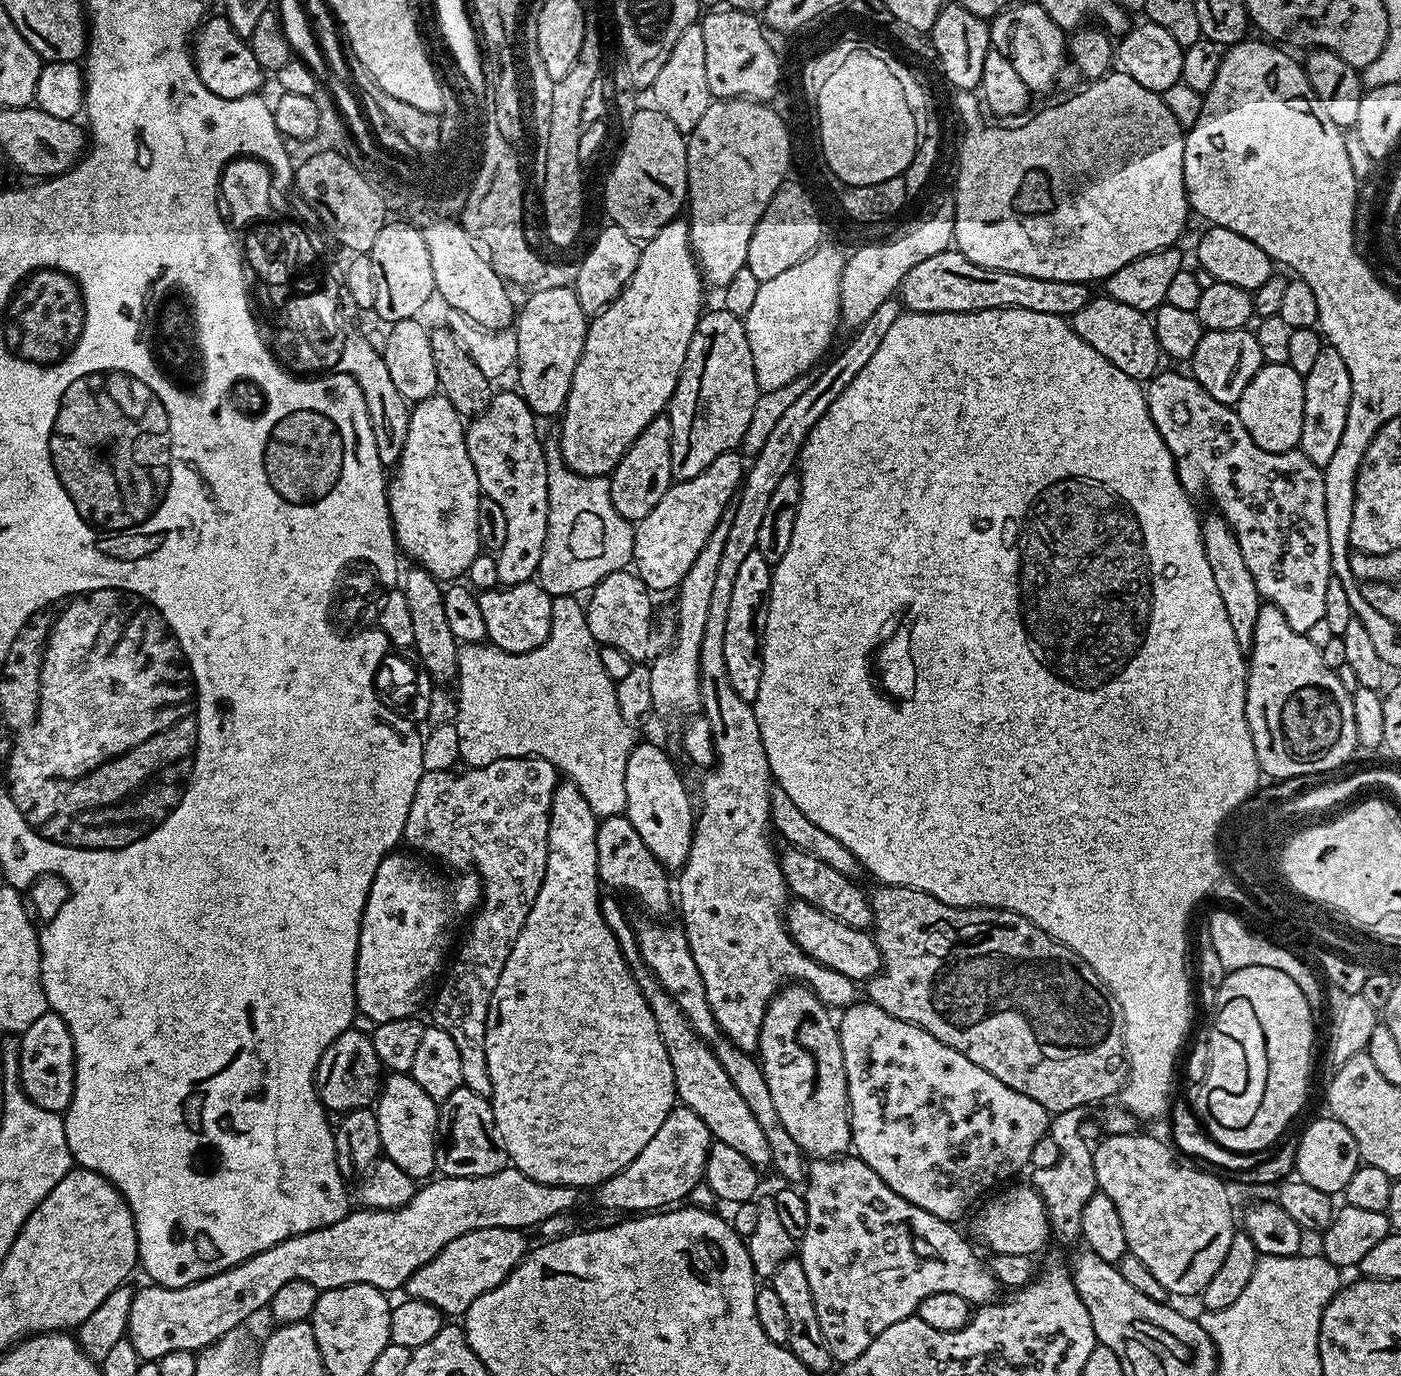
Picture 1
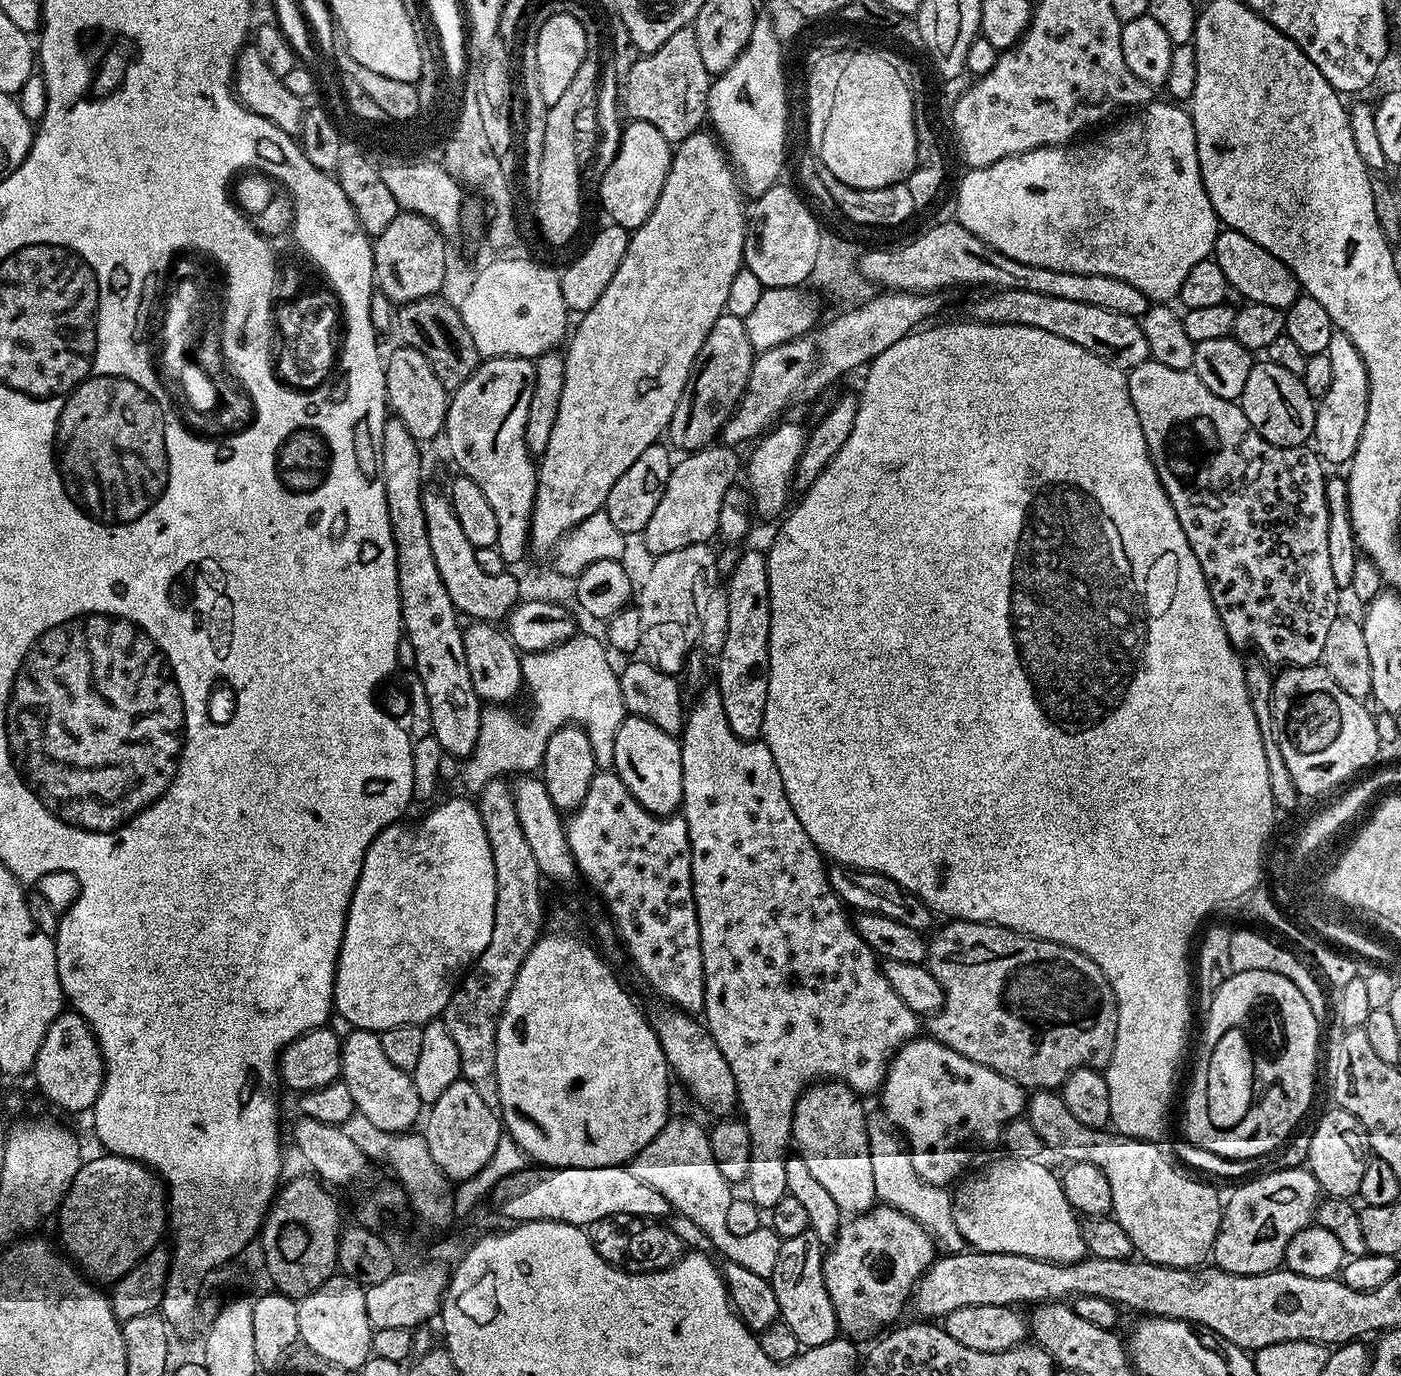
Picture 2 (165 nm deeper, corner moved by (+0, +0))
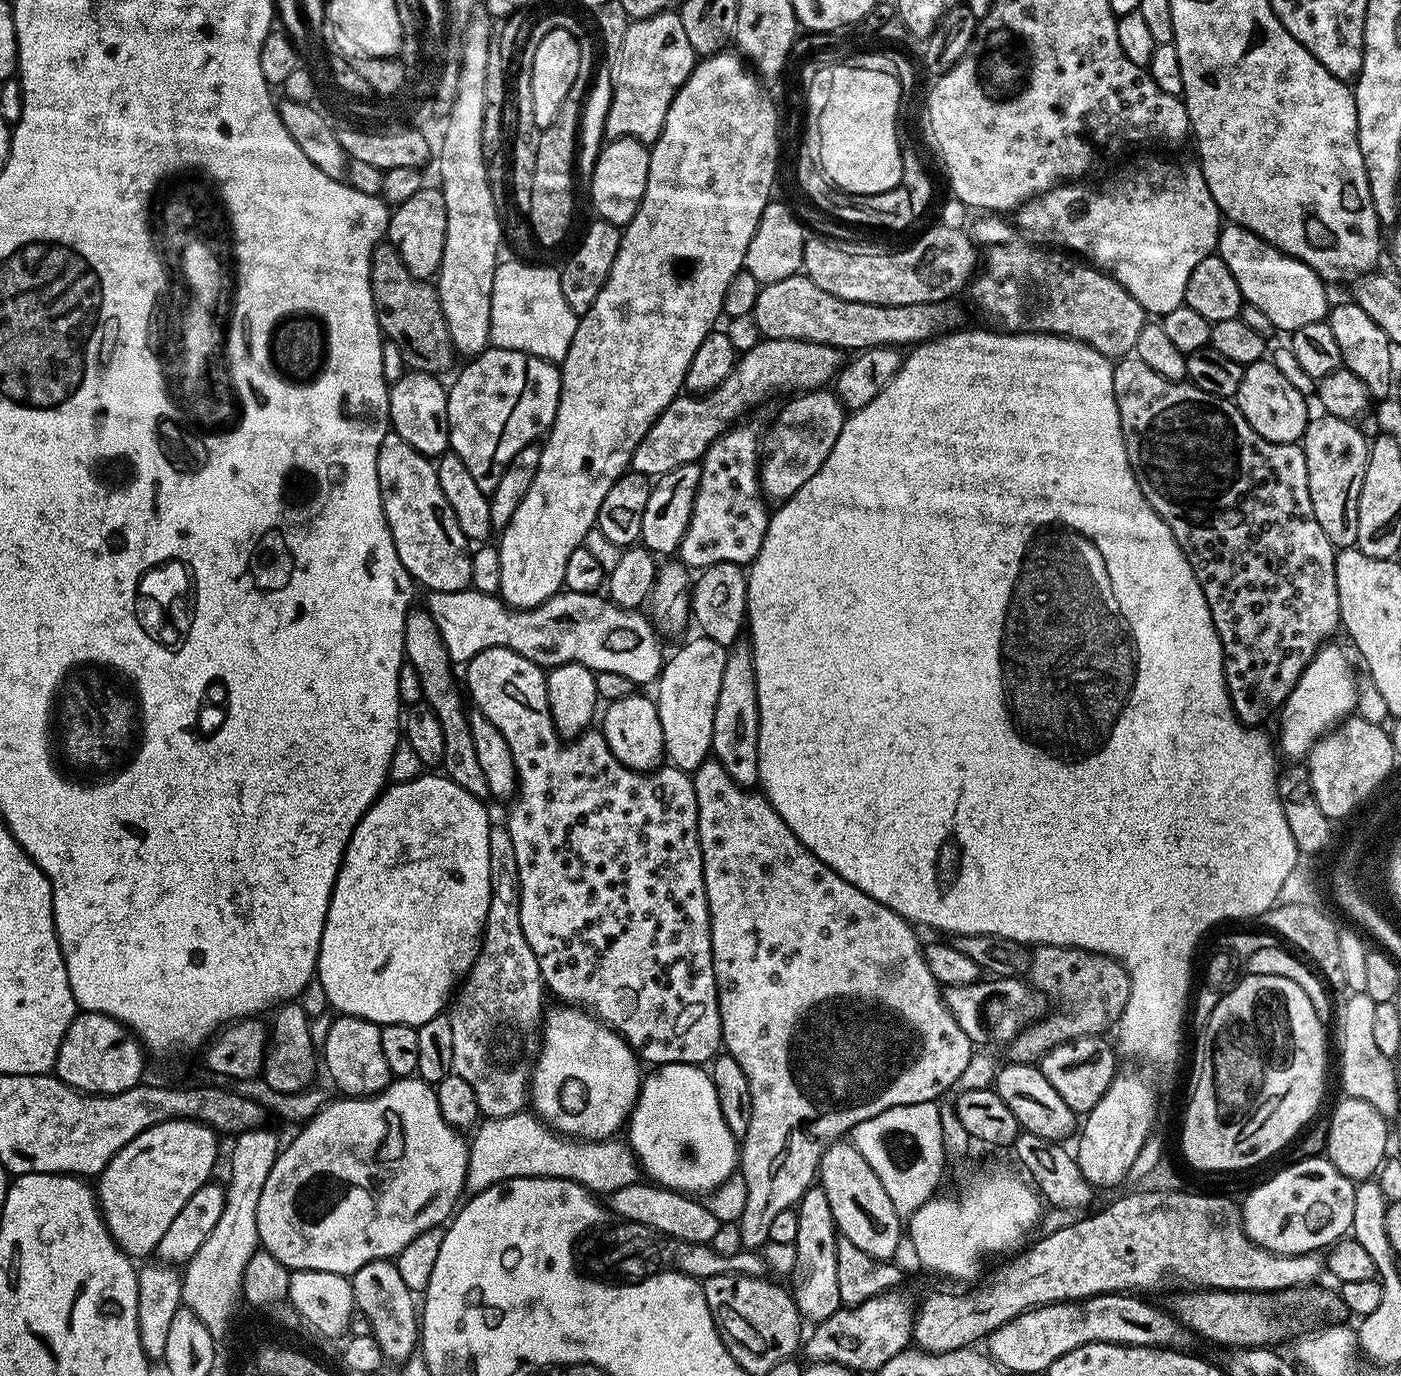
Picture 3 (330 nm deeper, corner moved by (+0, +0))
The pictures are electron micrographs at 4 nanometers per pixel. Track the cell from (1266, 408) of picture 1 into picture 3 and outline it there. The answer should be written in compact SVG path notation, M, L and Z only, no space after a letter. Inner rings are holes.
M1268 358L1245 367L1240 389L1236 391L1234 400L1252 429L1275 444L1297 443L1303 437L1310 419L1309 401L1298 390L1294 390L1294 386L1290 386L1289 380Z

